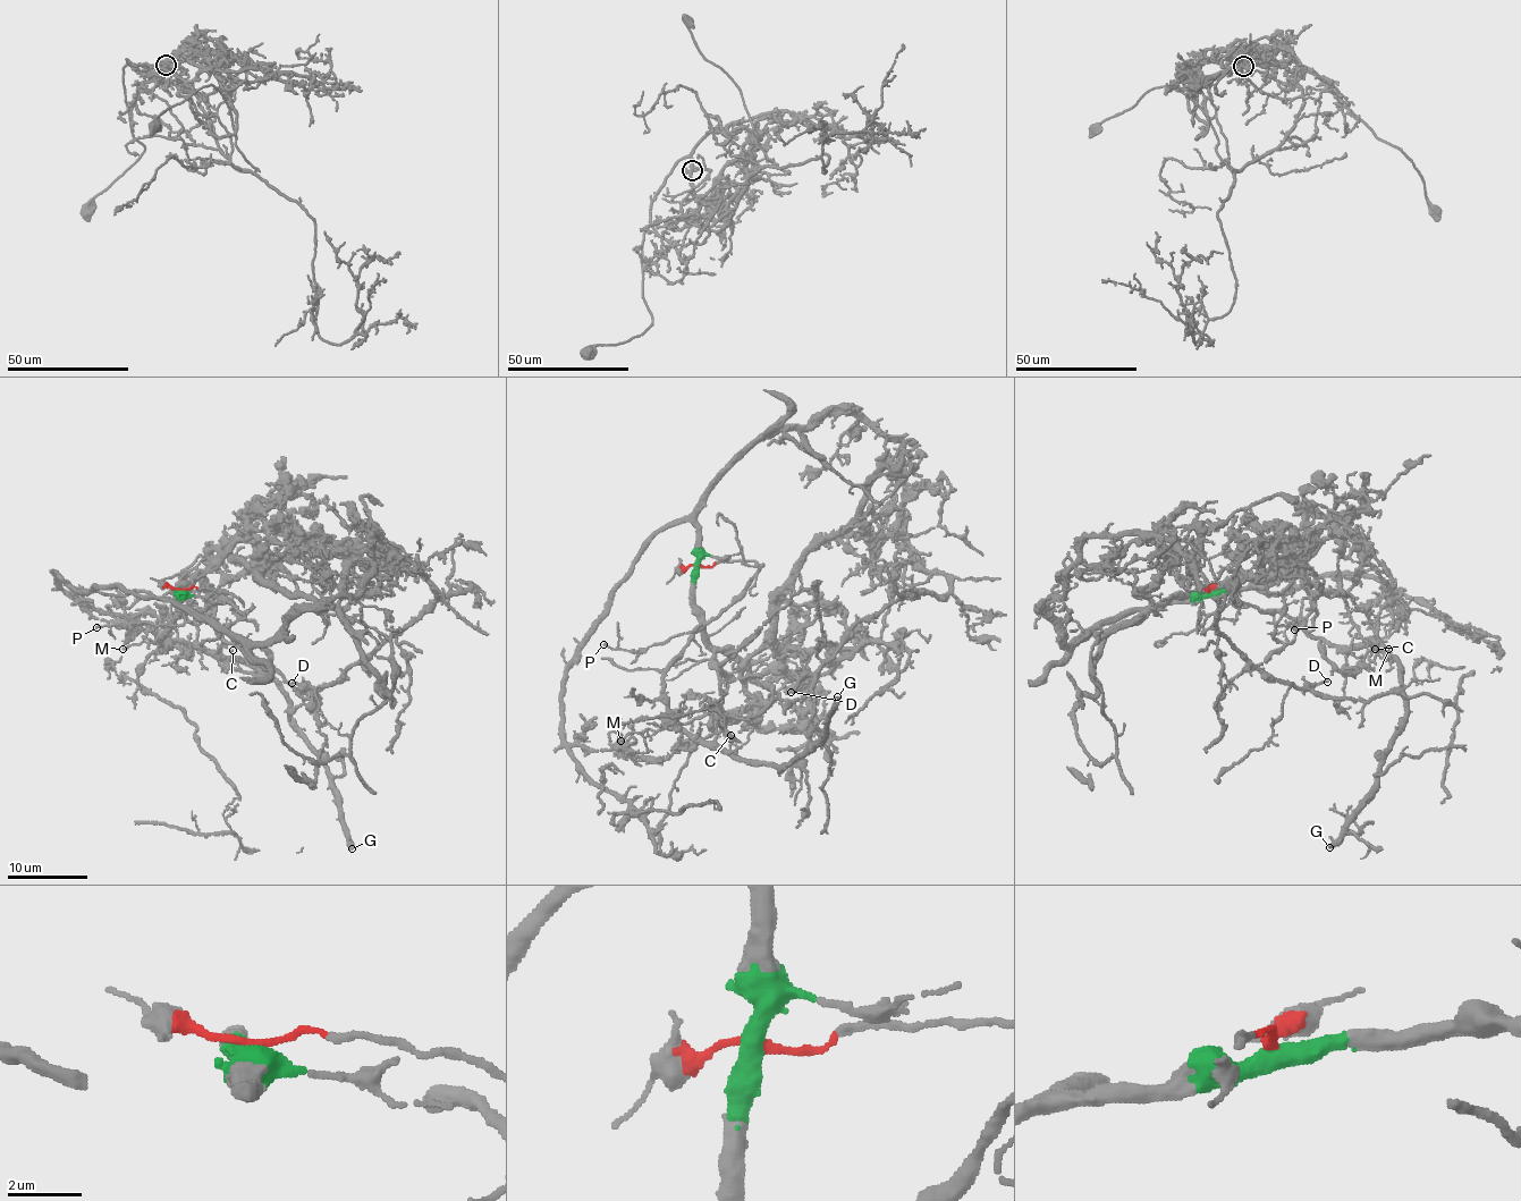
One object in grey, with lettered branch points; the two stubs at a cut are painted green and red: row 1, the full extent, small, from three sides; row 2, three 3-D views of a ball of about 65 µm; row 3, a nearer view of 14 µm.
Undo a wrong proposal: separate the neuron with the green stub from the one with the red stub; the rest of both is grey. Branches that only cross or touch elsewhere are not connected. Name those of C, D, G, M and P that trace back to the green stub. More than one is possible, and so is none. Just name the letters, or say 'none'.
D

